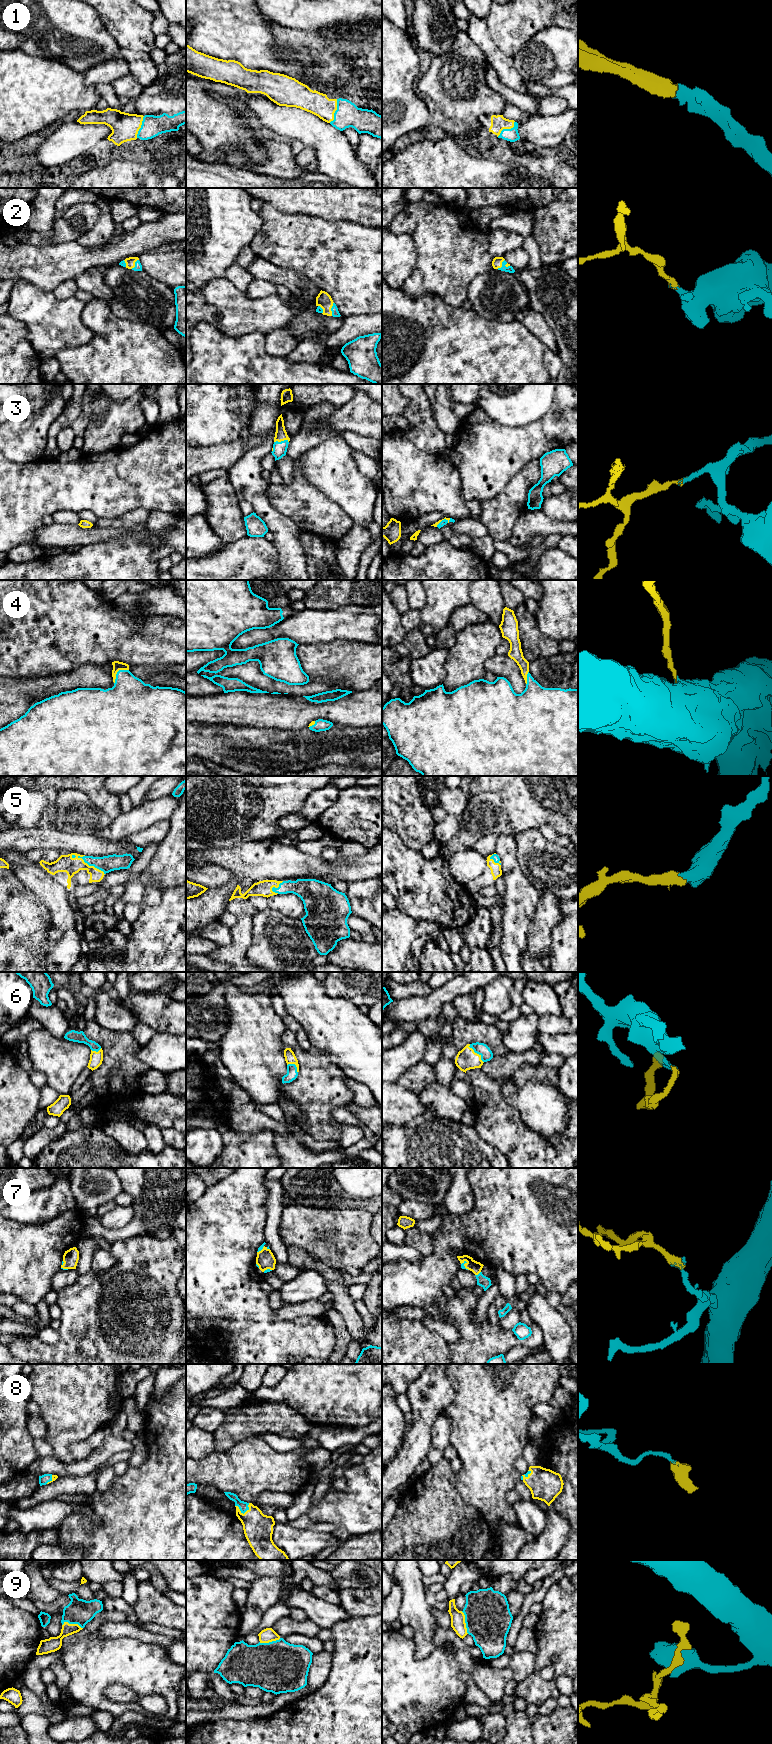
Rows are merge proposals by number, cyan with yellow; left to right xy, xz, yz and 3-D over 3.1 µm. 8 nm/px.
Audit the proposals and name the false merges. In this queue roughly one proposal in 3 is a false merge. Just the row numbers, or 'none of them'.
9

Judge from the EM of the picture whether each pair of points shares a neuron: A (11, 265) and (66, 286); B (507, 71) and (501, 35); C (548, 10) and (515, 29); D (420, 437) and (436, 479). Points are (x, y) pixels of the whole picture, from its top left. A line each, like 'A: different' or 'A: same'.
A: different
B: different
C: same
D: different

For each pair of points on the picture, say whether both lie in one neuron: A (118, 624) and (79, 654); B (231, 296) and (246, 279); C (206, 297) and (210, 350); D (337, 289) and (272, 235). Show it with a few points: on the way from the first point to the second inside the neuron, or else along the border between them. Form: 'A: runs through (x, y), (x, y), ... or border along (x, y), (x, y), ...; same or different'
A: runs through (108, 634), (102, 634), (89, 644); same
B: border along (225, 277), (243, 293); different
C: border along (196, 322), (208, 322), (228, 335); different
D: runs through (321, 273), (288, 240); same

